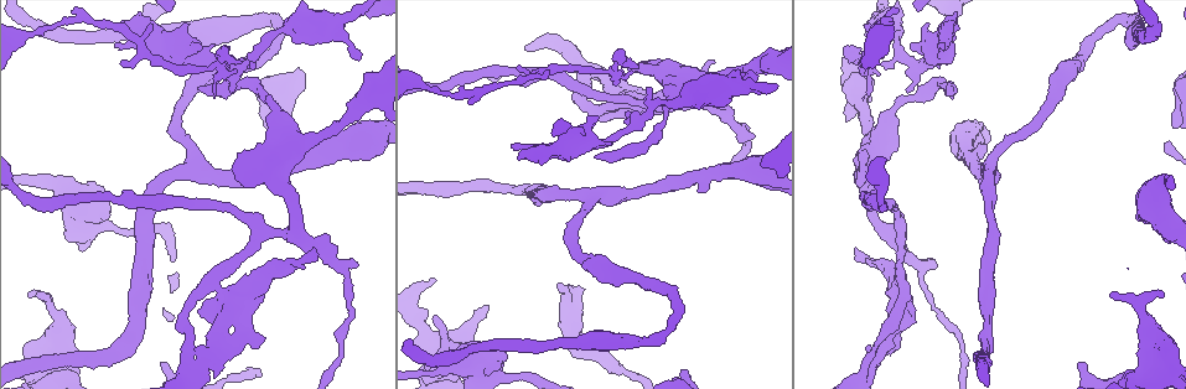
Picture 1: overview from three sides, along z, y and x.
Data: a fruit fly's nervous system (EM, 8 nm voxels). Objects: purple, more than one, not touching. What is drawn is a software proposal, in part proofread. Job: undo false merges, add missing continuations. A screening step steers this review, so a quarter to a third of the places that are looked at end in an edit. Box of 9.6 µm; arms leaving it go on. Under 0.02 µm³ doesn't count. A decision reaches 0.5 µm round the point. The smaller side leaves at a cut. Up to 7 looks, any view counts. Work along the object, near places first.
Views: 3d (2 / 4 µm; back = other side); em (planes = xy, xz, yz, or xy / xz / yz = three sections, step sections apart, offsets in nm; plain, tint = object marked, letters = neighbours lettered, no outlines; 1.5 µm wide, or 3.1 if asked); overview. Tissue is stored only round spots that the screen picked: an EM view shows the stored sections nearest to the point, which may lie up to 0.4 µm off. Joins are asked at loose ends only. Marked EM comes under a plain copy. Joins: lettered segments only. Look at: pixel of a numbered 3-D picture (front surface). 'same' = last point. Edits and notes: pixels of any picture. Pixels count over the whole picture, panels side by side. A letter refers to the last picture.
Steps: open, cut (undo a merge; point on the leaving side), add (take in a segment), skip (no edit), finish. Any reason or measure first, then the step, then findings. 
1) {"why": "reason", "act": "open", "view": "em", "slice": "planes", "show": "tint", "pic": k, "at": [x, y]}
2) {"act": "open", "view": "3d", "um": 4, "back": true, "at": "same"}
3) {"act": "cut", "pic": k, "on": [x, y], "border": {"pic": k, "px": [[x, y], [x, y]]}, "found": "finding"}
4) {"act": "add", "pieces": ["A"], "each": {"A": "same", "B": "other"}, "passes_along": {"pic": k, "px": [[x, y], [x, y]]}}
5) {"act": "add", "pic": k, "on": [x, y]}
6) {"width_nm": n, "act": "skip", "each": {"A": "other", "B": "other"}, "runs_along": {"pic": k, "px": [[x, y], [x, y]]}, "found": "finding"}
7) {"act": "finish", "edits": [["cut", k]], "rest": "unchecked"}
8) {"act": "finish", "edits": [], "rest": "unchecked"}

{"why": "free end", "act": "open", "view": "3d", "um": 2, "pic": 1, "at": [1077, 363]}

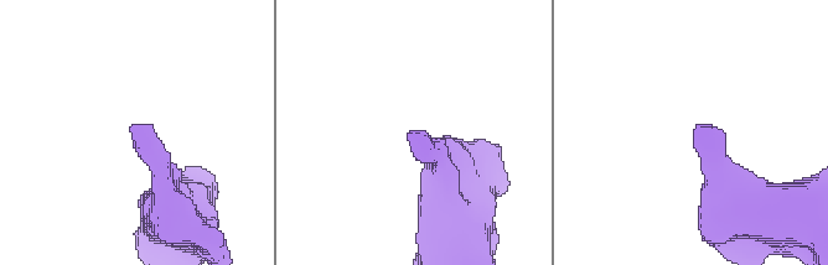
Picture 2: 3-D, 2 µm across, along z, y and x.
{"why": "shape alone is not enough", "act": "open", "view": "em", "slice": "xy", "step": 4, "show": "letters", "pic": 2, "at": [136, 132]}

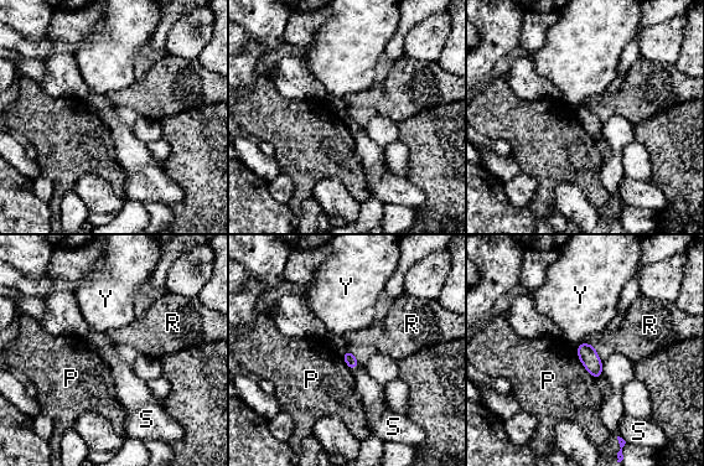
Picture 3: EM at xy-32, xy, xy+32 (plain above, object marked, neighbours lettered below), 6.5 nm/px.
{"act": "skip", "each": {"P": "other", "R": "other", "S": "other", "Y": "other"}, "border": {"pic": 3, "px": [[575, 347], [579, 361], [595, 378]]}, "found": "none of them fits"}

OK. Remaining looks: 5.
{"act": "open", "view": "em", "slice": "planes", "show": "letters", "pic": 1, "at": [239, 333]}

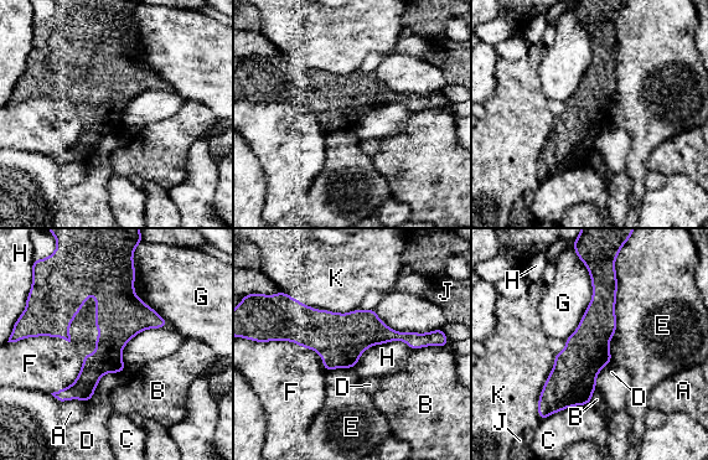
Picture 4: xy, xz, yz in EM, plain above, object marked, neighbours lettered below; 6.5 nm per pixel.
{"longest_contact_nm": ["E", 650], "act": "skip", "each": {"A": "other", "B": "other", "C": "other", "D": "other", "E": "other", "F": "other", "G": "other", "H": "other", "J": "other", "K": "other"}, "border": {"pic": 4, "px": [[168, 325], [124, 346], [124, 370]]}, "found": "all the same cell"}

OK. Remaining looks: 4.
{"why": "sudden change in width", "act": "open", "view": "3d", "um": 4, "pic": 1, "at": [50, 26]}

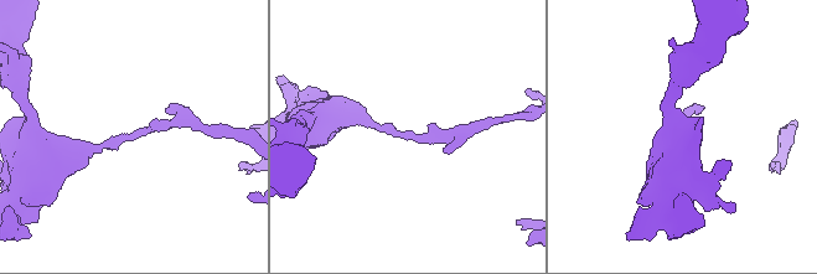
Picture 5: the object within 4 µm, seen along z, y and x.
{"arm_widths_nm": [180, 220], "why": "now the EM", "act": "open", "view": "em", "slice": "planes", "show": "letters", "pic": 5, "at": [131, 136]}

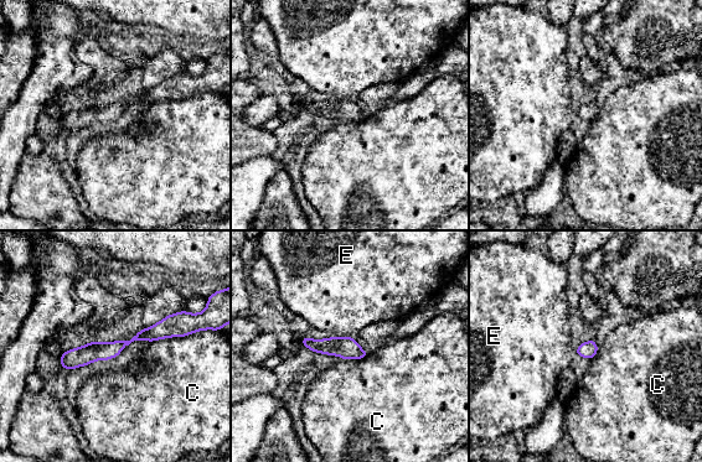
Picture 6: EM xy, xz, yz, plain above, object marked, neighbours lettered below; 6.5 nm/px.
{"width_nm": 120, "act": "skip", "each": {"C": "other", "E": "other"}, "border": {"pic": 6, "px": [[196, 331], [153, 342]]}, "found": "one cell here"}

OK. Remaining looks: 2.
{"act": "finish", "edits": [], "rest": "unchecked"}

